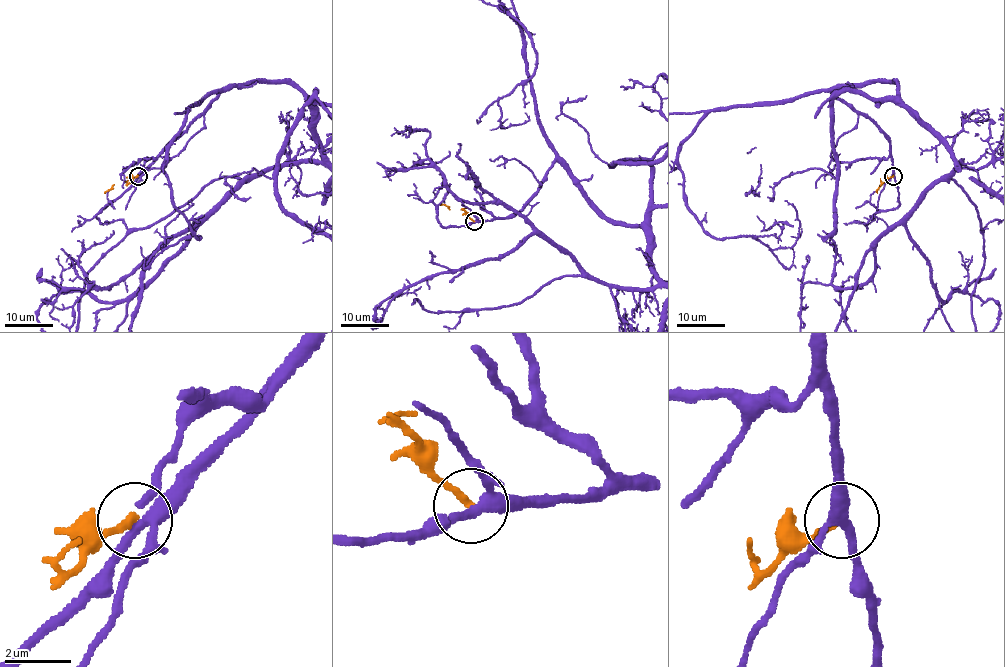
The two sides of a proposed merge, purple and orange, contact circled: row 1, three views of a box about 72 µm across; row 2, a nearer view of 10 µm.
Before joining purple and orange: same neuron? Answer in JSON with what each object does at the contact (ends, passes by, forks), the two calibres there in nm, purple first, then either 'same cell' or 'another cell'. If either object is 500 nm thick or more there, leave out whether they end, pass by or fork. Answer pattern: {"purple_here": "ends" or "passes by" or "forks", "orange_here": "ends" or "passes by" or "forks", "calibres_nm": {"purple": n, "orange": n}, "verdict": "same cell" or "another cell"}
{"purple_here": "forks", "orange_here": "ends", "calibres_nm": {"purple": 280, "orange": 240}, "verdict": "another cell"}

